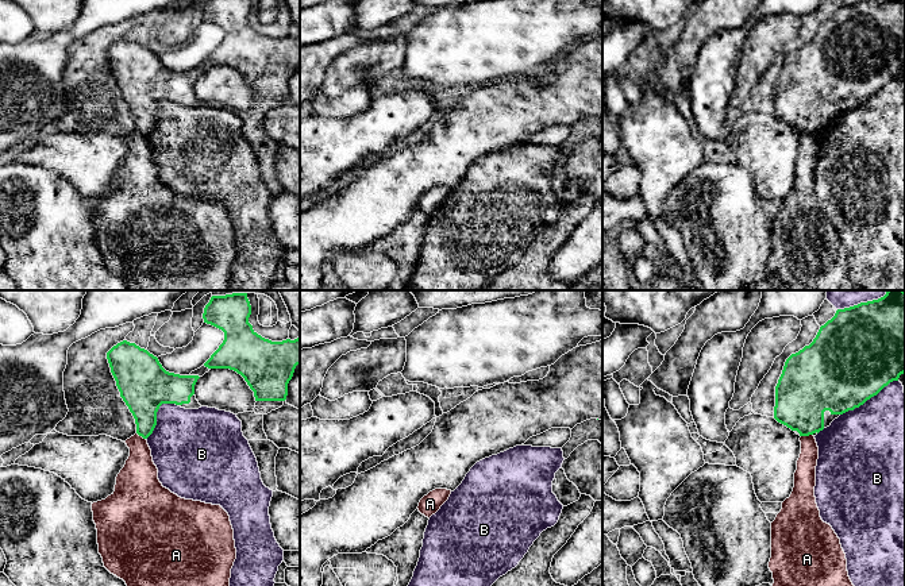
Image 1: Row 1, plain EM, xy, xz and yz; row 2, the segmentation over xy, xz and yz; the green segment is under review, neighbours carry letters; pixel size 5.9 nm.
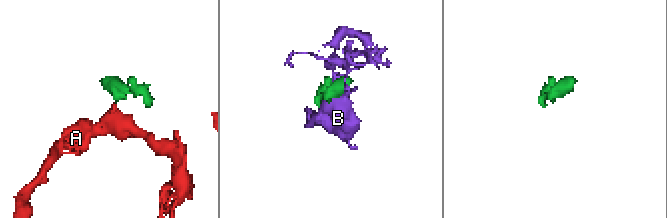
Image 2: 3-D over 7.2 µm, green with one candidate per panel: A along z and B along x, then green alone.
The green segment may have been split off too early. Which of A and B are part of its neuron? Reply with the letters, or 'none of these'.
none of these

